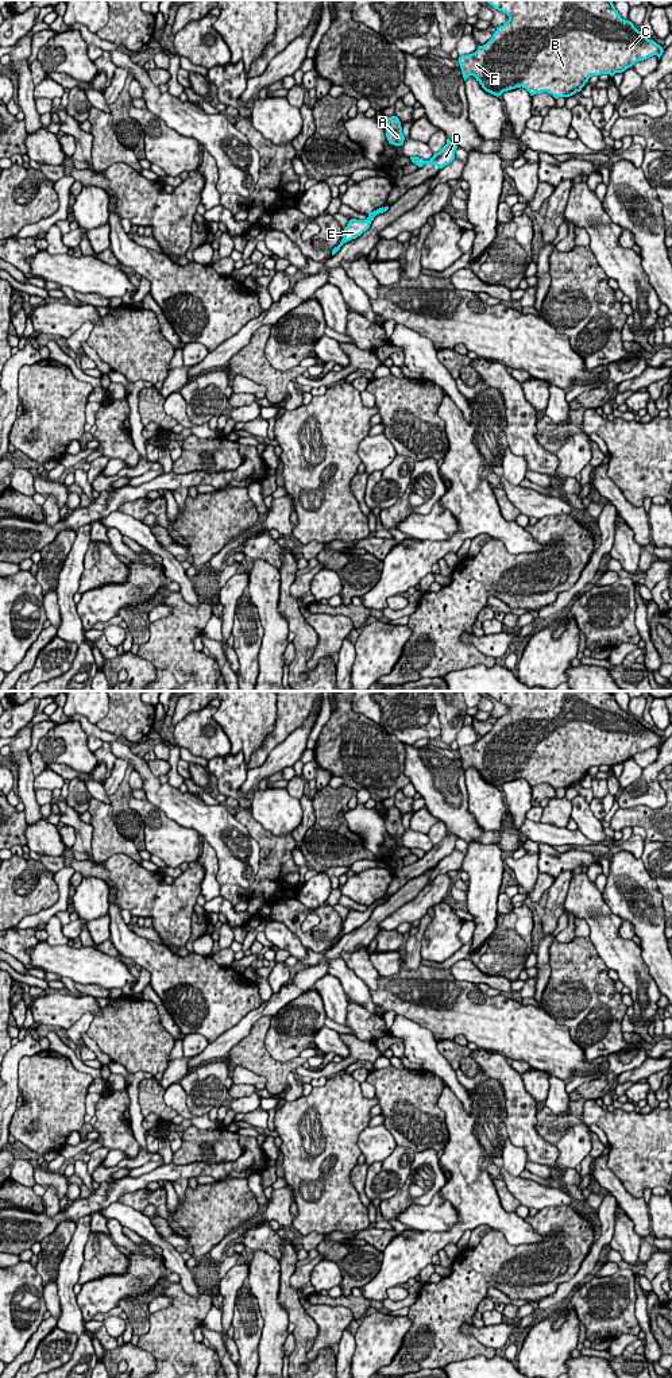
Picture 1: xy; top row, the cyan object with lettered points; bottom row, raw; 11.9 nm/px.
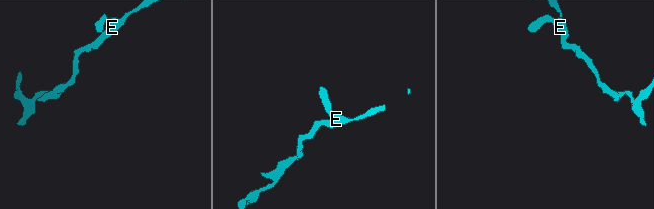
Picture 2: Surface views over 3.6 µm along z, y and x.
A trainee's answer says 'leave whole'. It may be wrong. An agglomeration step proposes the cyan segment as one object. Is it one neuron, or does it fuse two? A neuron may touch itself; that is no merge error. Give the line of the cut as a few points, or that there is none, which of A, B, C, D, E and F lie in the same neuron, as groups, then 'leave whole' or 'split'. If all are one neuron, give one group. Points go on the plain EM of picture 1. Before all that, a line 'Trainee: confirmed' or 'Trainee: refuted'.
Trainee: refuted
cut in xy along (427, 852), (424, 855); A E / B C D F; split

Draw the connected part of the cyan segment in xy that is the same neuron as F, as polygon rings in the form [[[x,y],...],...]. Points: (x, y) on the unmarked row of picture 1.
[[[486,691],[495,700],[506,705],[509,711],[497,718],[493,729],[468,746],[459,748],[464,772],[474,767],[482,779],[501,787],[503,783],[525,779],[530,787],[547,783],[555,790],[569,788],[588,773],[592,767],[622,764],[636,753],[657,746],[664,741],[648,730],[634,715],[621,709],[611,691]]]

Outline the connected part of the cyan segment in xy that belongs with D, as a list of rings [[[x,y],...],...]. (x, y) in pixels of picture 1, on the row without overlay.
[[[447,830],[447,835],[433,848],[425,853],[425,856],[436,856],[439,860],[449,856],[455,850],[455,842],[457,837]]]

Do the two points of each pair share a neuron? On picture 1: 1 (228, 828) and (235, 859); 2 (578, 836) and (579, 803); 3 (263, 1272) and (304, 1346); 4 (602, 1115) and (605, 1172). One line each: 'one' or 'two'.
1: one
2: two
3: two
4: two

